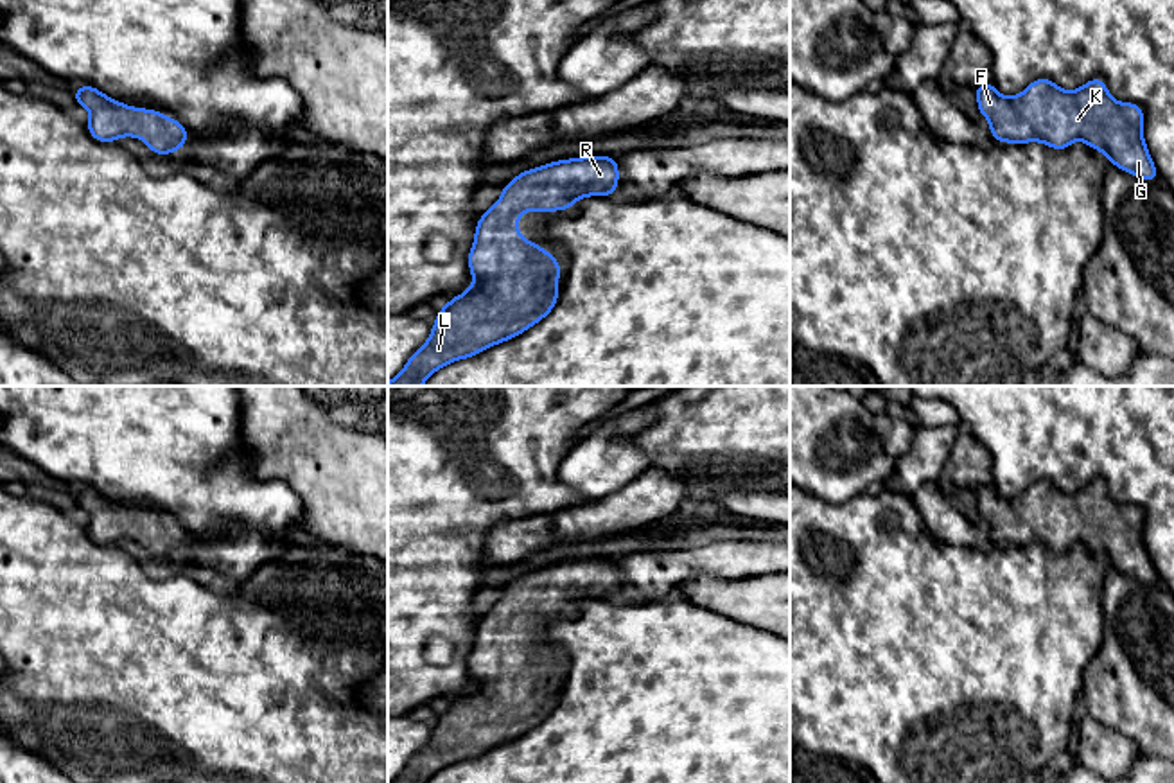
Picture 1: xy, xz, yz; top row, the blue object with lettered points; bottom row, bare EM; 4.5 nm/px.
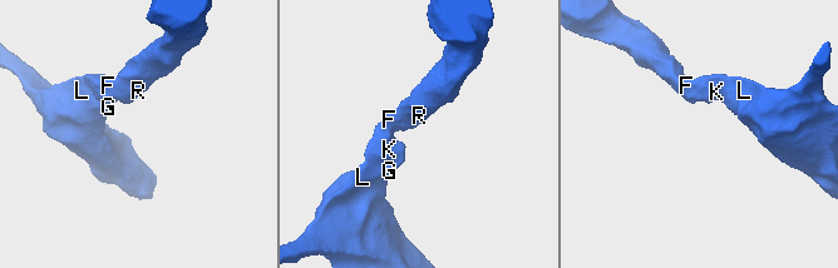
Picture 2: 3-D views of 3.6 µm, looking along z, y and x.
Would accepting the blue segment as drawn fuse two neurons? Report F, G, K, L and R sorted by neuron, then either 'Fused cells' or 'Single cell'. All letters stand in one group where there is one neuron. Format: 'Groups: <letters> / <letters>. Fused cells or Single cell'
Groups: F G K L R. Single cell

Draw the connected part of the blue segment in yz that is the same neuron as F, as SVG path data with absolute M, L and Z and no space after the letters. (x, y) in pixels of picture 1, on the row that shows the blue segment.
M1036 77L1021 93L1005 97L993 81L975 88L977 108L998 144L1041 142L1054 151L1082 140L1102 151L1108 163L1140 181L1160 180L1145 138L1145 111L1136 102L1115 101L1102 77L1066 92L1048 77Z

